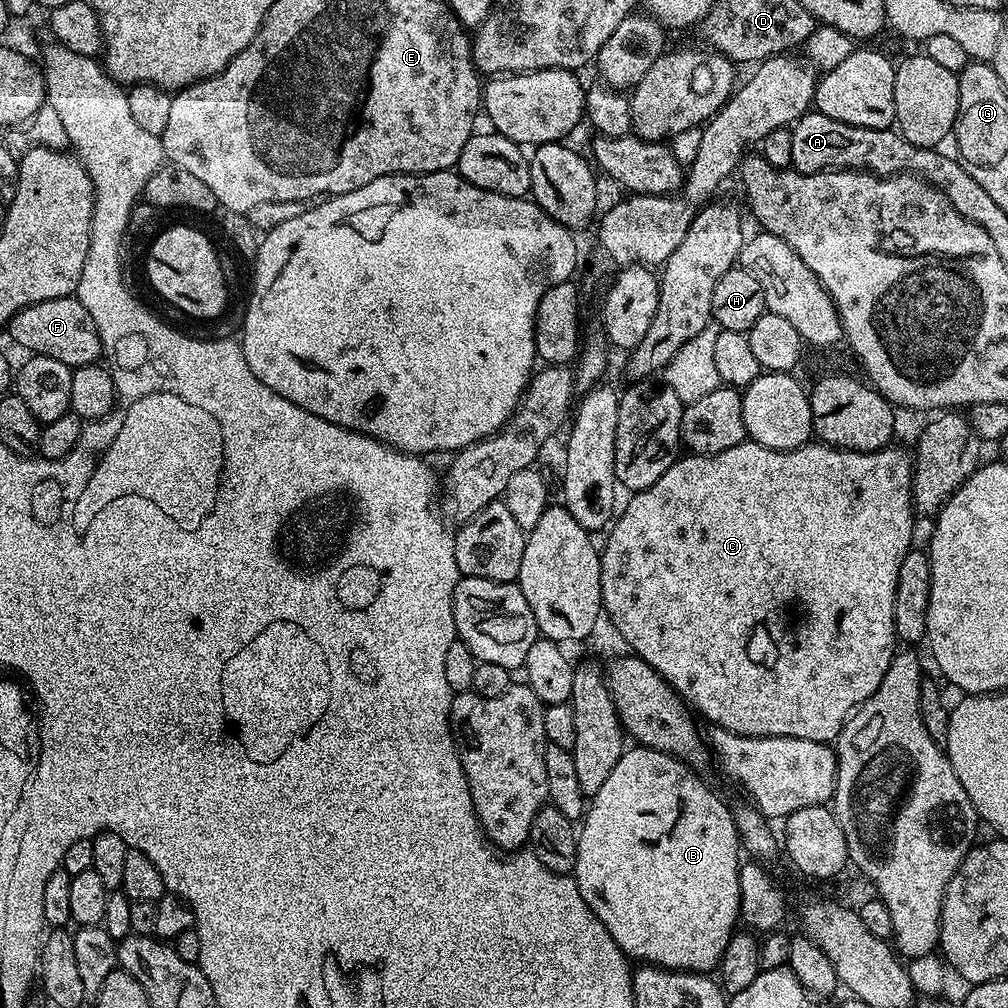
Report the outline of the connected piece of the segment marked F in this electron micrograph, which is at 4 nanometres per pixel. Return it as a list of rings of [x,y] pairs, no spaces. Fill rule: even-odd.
[[[75,295],[54,298],[23,308],[8,321],[6,332],[7,335],[12,335],[14,343],[25,348],[25,353],[58,358],[58,362],[71,369],[95,364],[102,356],[94,318],[90,318],[86,306],[82,306],[82,302]]]

